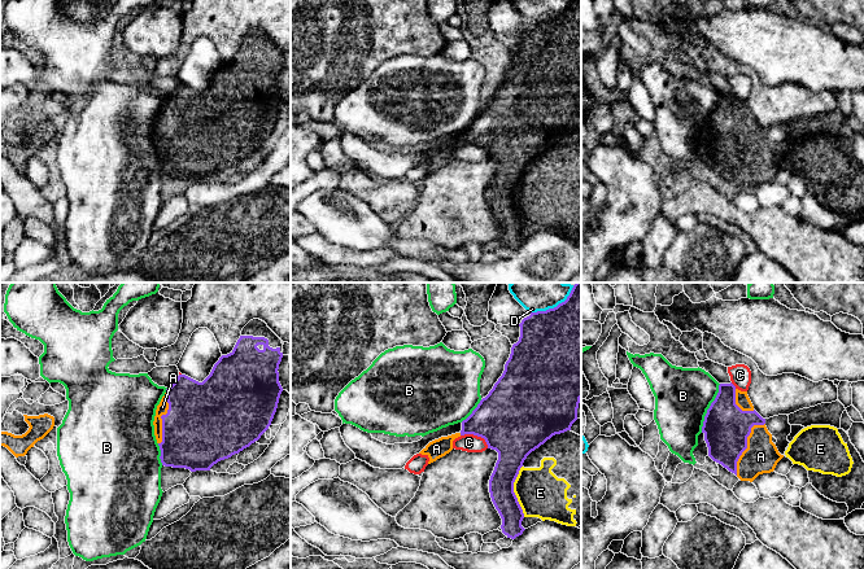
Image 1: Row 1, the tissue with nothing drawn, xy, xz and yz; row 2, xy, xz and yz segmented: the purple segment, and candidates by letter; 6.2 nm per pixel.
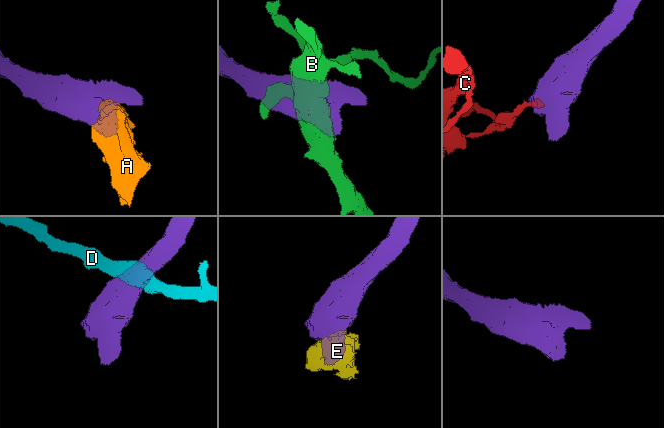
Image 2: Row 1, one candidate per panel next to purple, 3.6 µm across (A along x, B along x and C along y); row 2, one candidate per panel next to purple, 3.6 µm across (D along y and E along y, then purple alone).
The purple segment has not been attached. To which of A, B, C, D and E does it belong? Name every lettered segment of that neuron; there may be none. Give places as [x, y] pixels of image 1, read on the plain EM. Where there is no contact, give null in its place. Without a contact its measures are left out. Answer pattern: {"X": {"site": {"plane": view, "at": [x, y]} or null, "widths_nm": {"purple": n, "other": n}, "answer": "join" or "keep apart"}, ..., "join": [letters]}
{"A": {"site": {"plane": "yz", "at": [746, 154]}, "widths_nm": {"purple": 280, "other": 200}, "answer": "join"}, "B": {"site": {"plane": "yz", "at": [708, 118]}, "widths_nm": {"purple": 280, "other": 360}, "answer": "keep apart"}, "C": {"site": {"plane": "xz", "at": [476, 144]}, "widths_nm": {"purple": 440, "other": 110}, "answer": "keep apart"}, "D": {"site": {"plane": "xz", "at": [552, 18]}, "widths_nm": {"purple": 500, "other": 140}, "answer": "keep apart"}, "E": {"site": {"plane": "xz", "at": [513, 201]}, "widths_nm": {"purple": 180, "other": 300}, "answer": "keep apart"}, "join": ["A"]}

